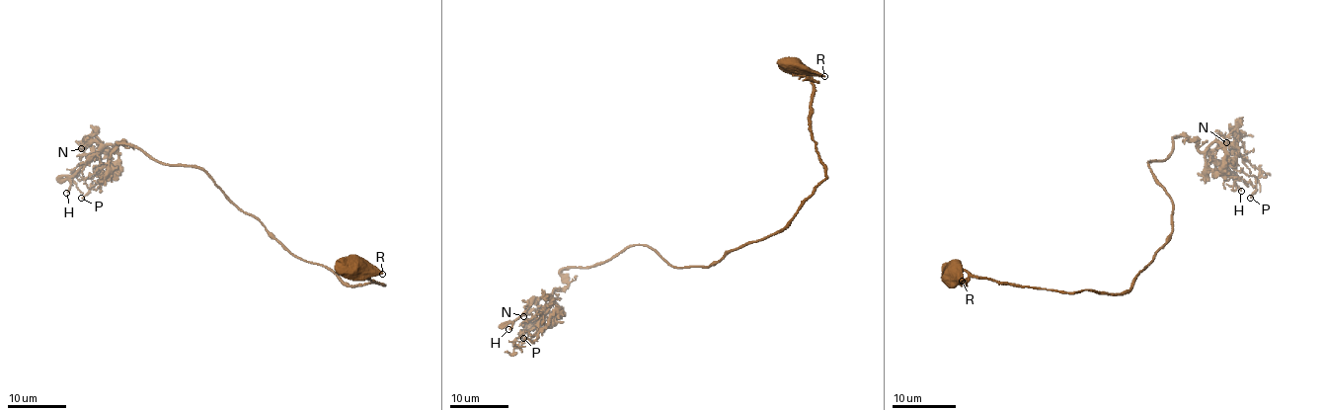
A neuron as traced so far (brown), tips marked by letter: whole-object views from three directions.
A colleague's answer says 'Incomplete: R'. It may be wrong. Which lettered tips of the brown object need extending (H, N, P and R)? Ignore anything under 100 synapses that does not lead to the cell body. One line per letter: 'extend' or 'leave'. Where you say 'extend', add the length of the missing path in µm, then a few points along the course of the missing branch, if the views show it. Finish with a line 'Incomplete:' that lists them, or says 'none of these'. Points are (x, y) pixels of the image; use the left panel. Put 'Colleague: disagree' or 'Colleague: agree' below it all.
H: extend | 25 µm | (66, 193), (63, 204), (53, 212), (40, 214), (31, 225), (41, 228), (50, 237), (53, 237), (52, 231)
N: leave
P: leave
R: leave
Incomplete: H
Colleague: disagree

